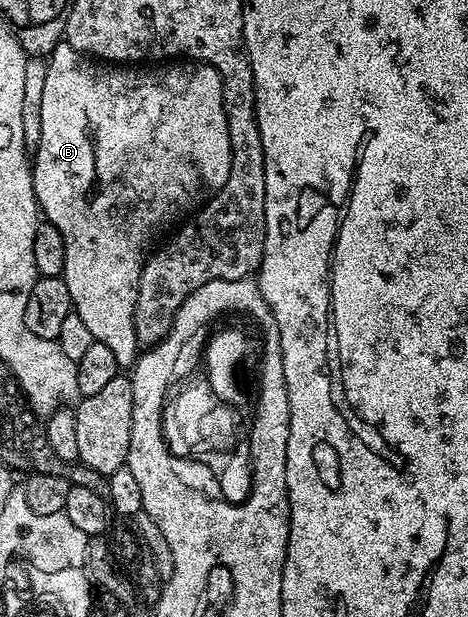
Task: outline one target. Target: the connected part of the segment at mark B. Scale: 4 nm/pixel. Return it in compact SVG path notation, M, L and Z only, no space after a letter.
M60 43L46 58L46 62L47 86L45 92L41 94L41 143L37 150L39 161L37 157L37 164L33 169L39 207L42 216L53 227L57 227L57 231L61 231L65 239L65 267L62 279L69 287L73 312L81 315L81 320L85 323L85 327L89 327L95 341L105 343L105 347L109 347L109 351L117 355L117 363L120 367L131 367L134 366L135 358L141 352L141 346L135 334L135 304L139 280L143 265L147 262L149 250L156 244L155 237L162 238L172 226L206 205L212 195L221 191L221 187L225 187L225 179L229 179L231 174L229 123L223 102L221 75L213 66L206 63L171 63L166 67L155 68L124 67L119 63L96 63L94 60L84 59L73 46L66 43Z

